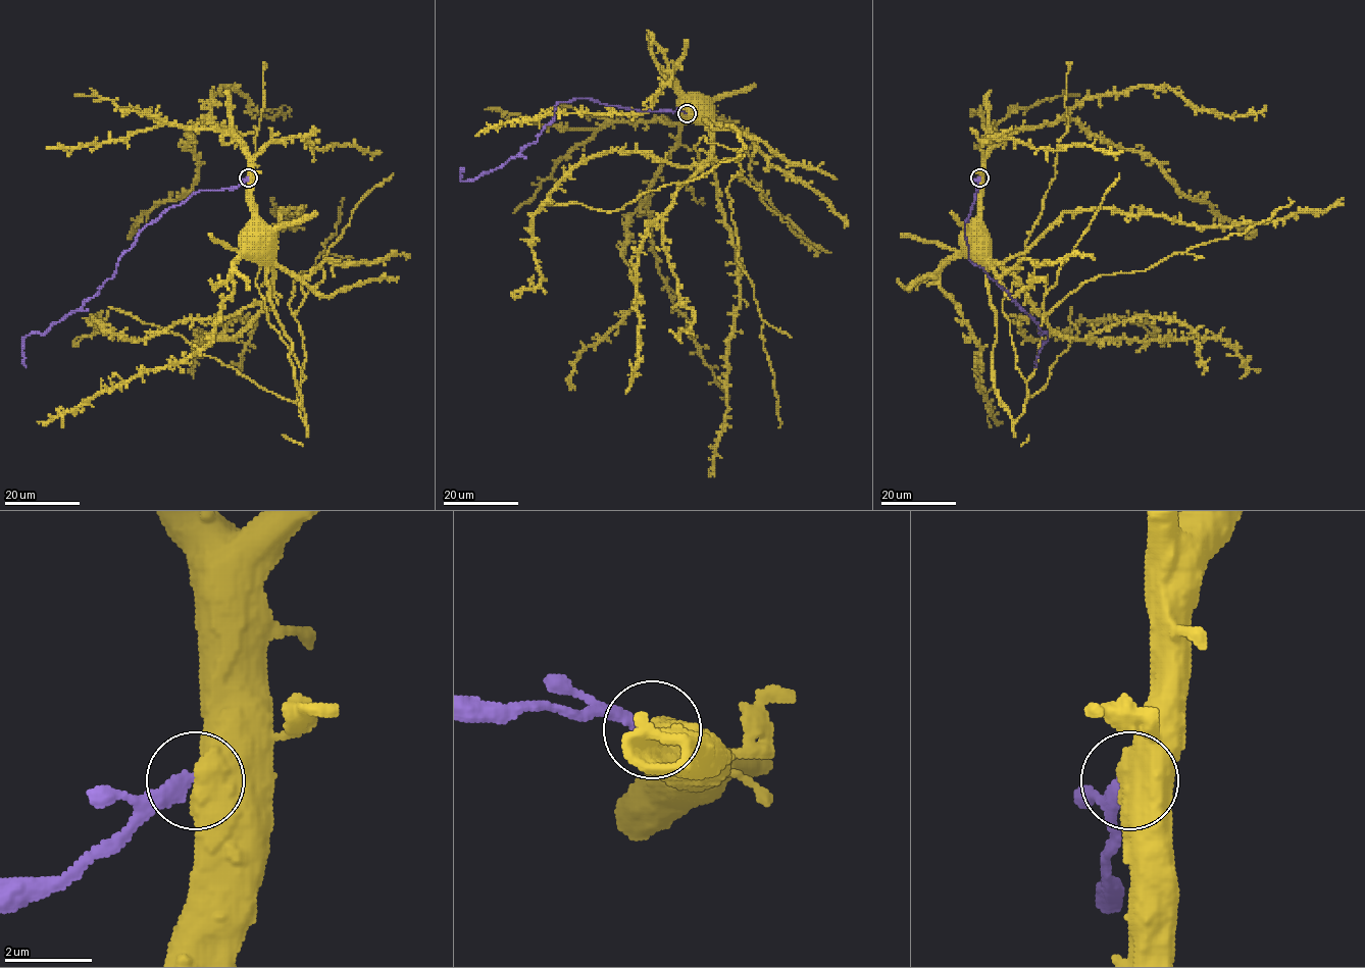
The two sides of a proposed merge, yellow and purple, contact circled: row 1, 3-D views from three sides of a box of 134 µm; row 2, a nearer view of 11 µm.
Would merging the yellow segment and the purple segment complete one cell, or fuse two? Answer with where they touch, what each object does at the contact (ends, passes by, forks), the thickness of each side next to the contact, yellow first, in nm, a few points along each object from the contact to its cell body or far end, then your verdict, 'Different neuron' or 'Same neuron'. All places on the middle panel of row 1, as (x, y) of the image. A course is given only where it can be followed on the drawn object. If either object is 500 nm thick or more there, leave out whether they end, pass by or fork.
Place: (687, 113). Thickness 800 nm (yellow) against 280 nm. Course of yellow: (687, 112), (691, 112), (691, 99). Course of purple: (687, 112), (641, 111), (588, 98), (561, 101), (534, 143), (517, 155), (464, 182), (464, 168). Different neuron

